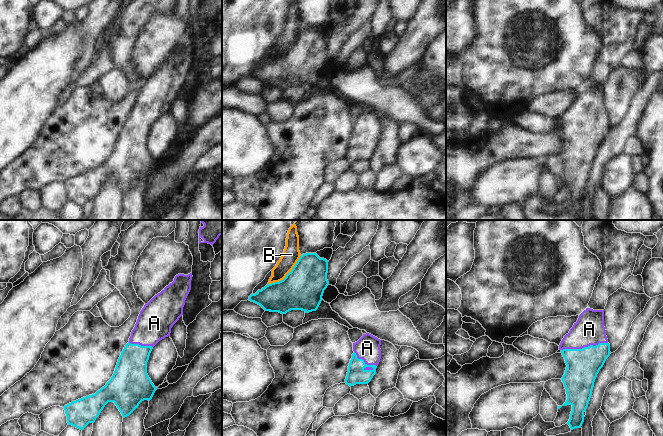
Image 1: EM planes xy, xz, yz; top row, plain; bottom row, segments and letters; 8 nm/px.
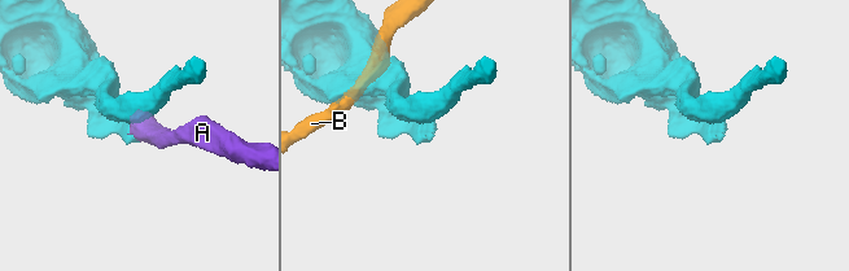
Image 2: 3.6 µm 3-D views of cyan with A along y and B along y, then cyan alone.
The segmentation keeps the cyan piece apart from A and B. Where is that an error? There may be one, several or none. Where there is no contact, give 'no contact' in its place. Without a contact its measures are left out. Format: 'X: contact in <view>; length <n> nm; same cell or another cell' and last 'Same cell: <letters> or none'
A: contact in xz; length 220 nm; same cell
B: contact in xz; length 360 nm; another cell
Same cell: A

